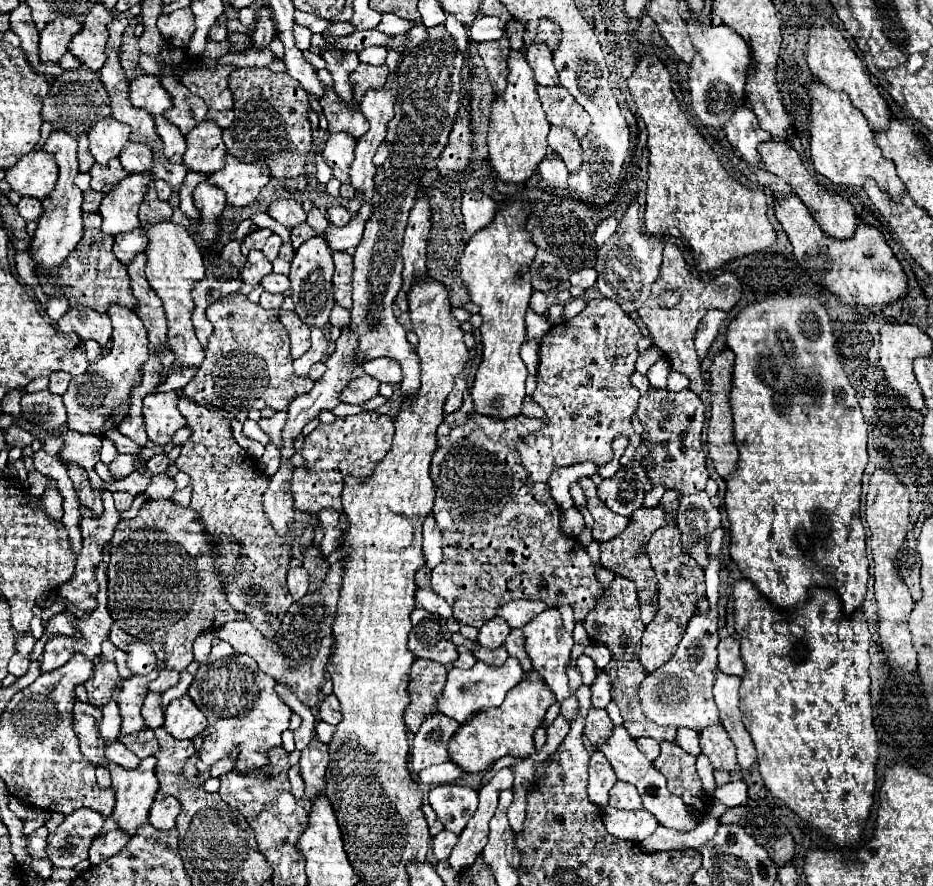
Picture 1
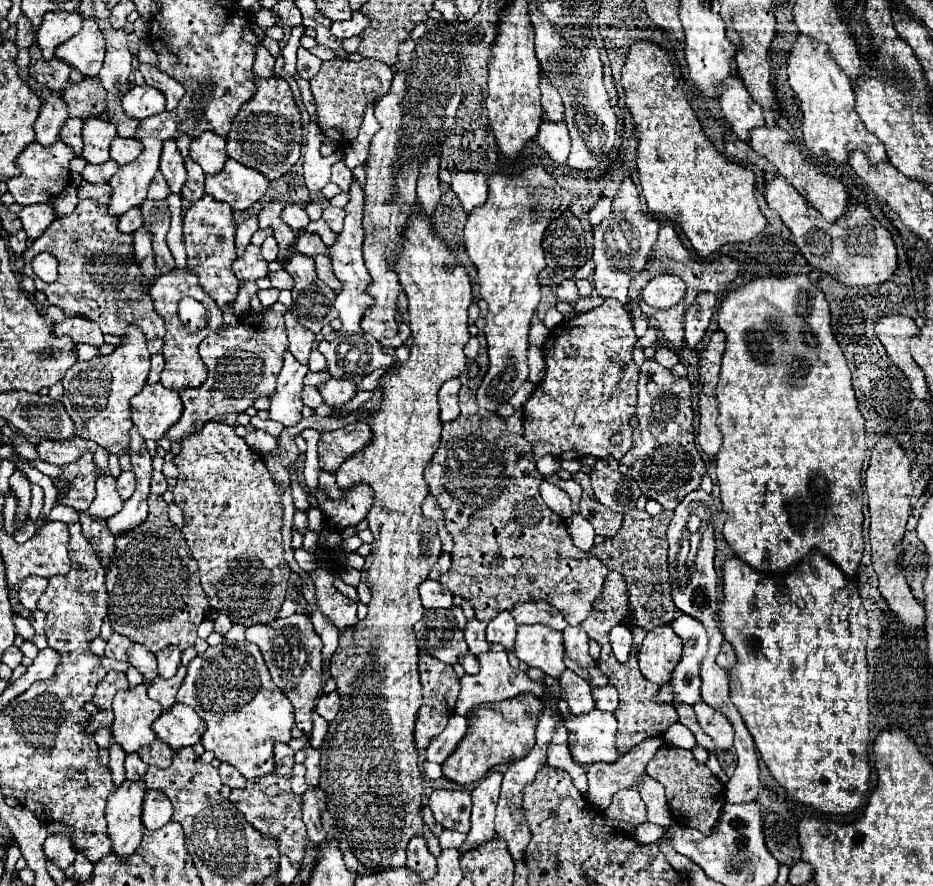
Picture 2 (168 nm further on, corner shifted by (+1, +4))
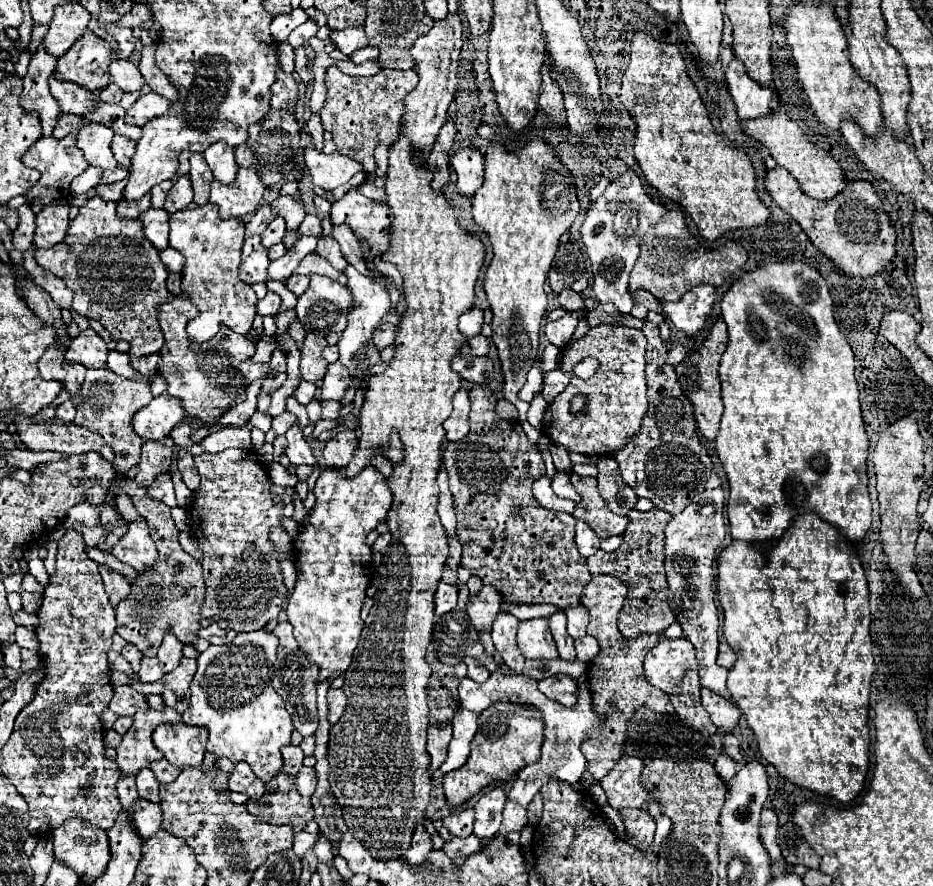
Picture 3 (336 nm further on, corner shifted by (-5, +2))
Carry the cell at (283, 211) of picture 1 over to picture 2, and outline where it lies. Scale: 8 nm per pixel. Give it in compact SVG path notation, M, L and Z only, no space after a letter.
M296 203L284 207L284 211L282 211L282 221L284 221L286 225L290 225L294 231L300 231L300 229L304 229L304 227L310 223L308 213L306 213L300 205L296 205Z

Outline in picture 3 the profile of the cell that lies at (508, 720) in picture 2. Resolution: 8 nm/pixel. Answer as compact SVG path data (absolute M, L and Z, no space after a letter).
M496 703L480 713L478 731L472 739L470 761L452 773L446 773L444 777L444 795L448 805L460 807L484 787L496 781L512 781L522 767L536 763L540 759L540 749L544 741L542 729L544 725L540 725L540 713L516 703Z

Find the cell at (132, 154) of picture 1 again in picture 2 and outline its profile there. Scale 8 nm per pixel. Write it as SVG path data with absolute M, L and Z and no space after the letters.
M116 137L110 145L110 157L114 157L114 161L120 165L134 161L140 153L142 153L142 143L138 143L138 139Z

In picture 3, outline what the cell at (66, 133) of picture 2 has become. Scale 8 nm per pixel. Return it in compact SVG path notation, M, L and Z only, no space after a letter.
M60 115L60 119L58 119L52 135L56 139L62 139L62 137L66 137L70 133L78 133L82 125L84 125L84 119L82 117L76 117L76 115Z

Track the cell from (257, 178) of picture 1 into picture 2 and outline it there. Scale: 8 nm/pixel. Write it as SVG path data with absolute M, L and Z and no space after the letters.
M228 159L220 173L206 175L206 193L216 201L228 203L232 209L244 211L266 193L268 183L260 171Z

